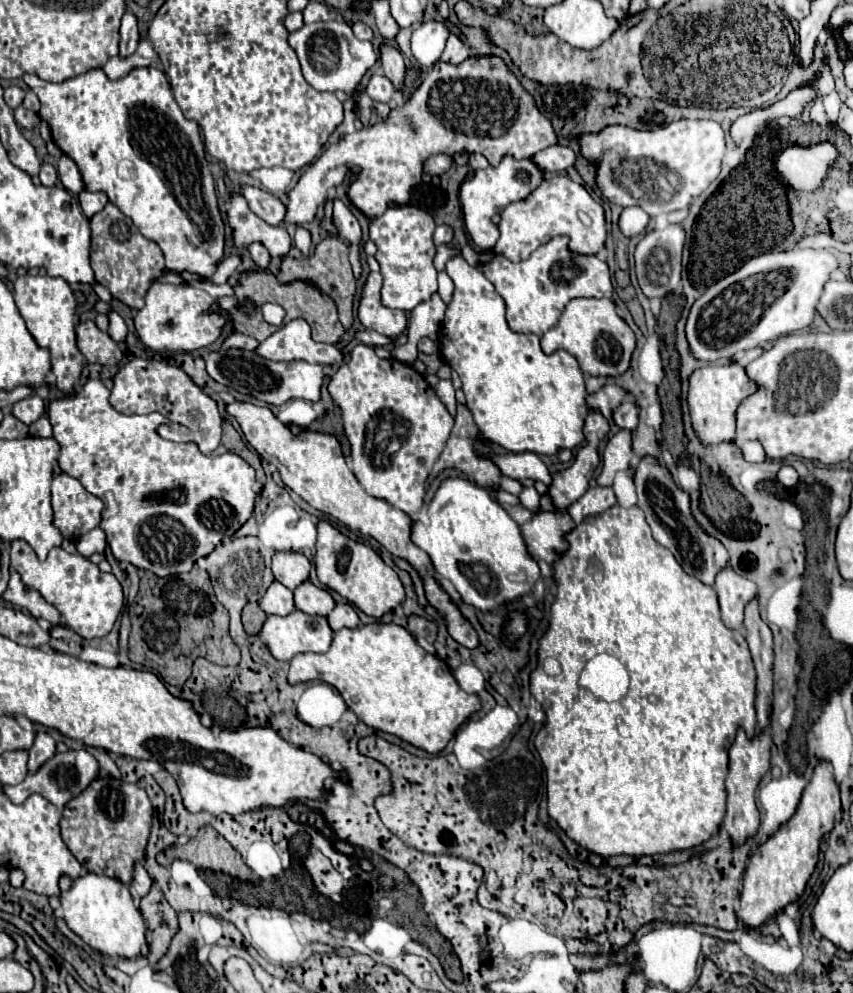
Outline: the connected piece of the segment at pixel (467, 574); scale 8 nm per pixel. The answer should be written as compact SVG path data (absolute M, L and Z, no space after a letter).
M463 478L443 480L427 506L427 514L427 526L413 522L411 540L429 554L437 574L457 588L465 604L471 604L481 612L491 612L533 590L541 576L539 566L527 554L519 526L489 496L489 488Z

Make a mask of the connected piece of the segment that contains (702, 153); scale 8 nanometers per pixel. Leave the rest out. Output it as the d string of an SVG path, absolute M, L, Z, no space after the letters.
M675 120L657 130L635 130L629 126L605 126L601 132L587 132L577 136L581 156L595 164L595 186L605 200L619 206L639 206L649 216L687 208L721 172L721 158L727 142L721 126L711 120Z

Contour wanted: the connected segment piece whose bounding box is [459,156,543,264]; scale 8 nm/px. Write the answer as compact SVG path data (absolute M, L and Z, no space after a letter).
M511 156L503 158L499 166L489 166L485 170L477 170L475 176L467 182L463 182L461 186L461 206L463 206L463 220L465 220L465 228L473 240L473 244L477 248L481 248L483 252L479 254L479 262L487 264L493 254L489 254L489 250L493 250L499 232L497 226L491 224L491 216L501 212L509 202L517 202L523 196L527 196L527 192L531 192L531 188L535 188L539 182L543 180L543 172L539 172L539 168L535 168L535 164L531 164L531 160L511 160Z

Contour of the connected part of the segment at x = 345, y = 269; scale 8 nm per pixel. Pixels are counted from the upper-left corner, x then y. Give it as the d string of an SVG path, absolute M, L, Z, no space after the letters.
M325 238L317 244L315 254L303 262L283 262L281 270L277 274L277 280L281 284L287 282L295 282L295 280L303 280L303 282L311 282L315 284L323 294L327 294L329 298L333 298L333 302L337 304L339 310L339 320L345 328L351 328L353 324L353 296L357 290L353 272L351 272L351 264L349 264L349 246L341 240L341 238Z

